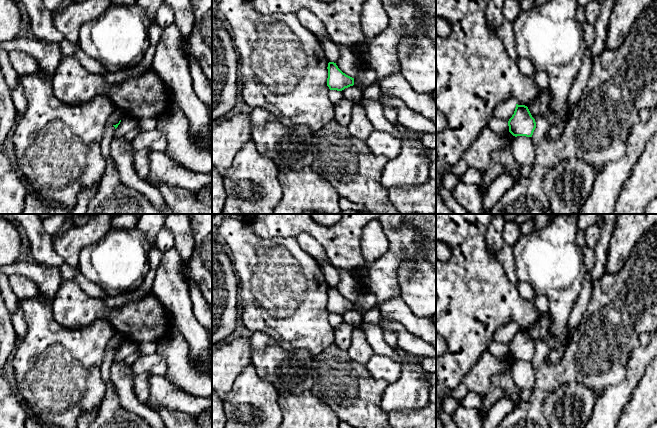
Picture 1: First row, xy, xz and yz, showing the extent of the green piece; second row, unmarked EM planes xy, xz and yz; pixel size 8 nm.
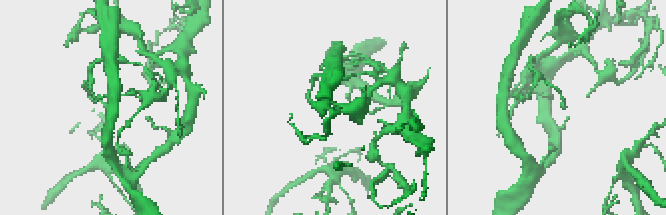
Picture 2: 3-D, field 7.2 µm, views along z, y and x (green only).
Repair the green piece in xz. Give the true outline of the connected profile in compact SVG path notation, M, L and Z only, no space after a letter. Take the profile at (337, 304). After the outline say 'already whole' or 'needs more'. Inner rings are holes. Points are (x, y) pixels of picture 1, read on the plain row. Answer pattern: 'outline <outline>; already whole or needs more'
outline M329 286L328 287L328 302L327 302L327 310L330 314L342 315L345 312L354 309L354 302L343 297L336 287Z; already whole

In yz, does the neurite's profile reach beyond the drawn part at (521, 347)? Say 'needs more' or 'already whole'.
already whole

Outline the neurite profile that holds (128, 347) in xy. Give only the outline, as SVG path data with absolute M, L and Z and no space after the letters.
M126 339L122 342L120 348L115 353L113 362L121 362L127 356L136 353L138 350L139 350L139 344Z

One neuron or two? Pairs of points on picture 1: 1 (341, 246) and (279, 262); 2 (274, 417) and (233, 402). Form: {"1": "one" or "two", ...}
{"1": "two", "2": "one"}

